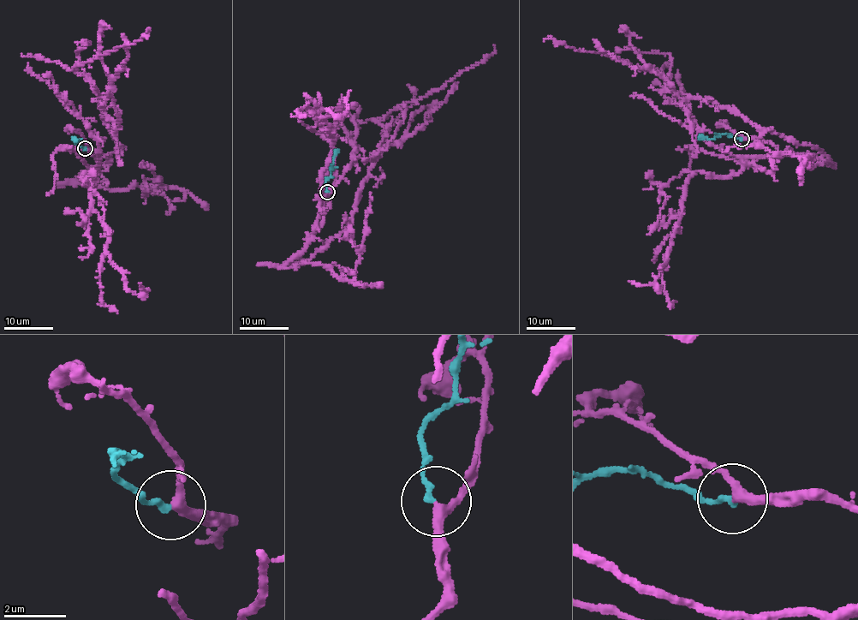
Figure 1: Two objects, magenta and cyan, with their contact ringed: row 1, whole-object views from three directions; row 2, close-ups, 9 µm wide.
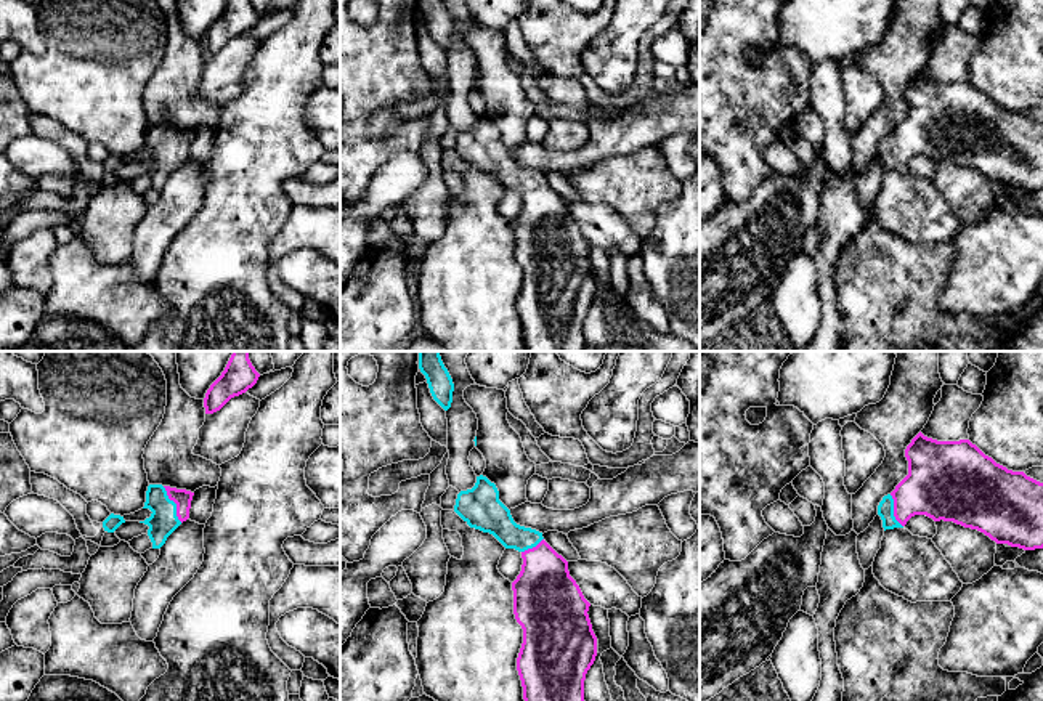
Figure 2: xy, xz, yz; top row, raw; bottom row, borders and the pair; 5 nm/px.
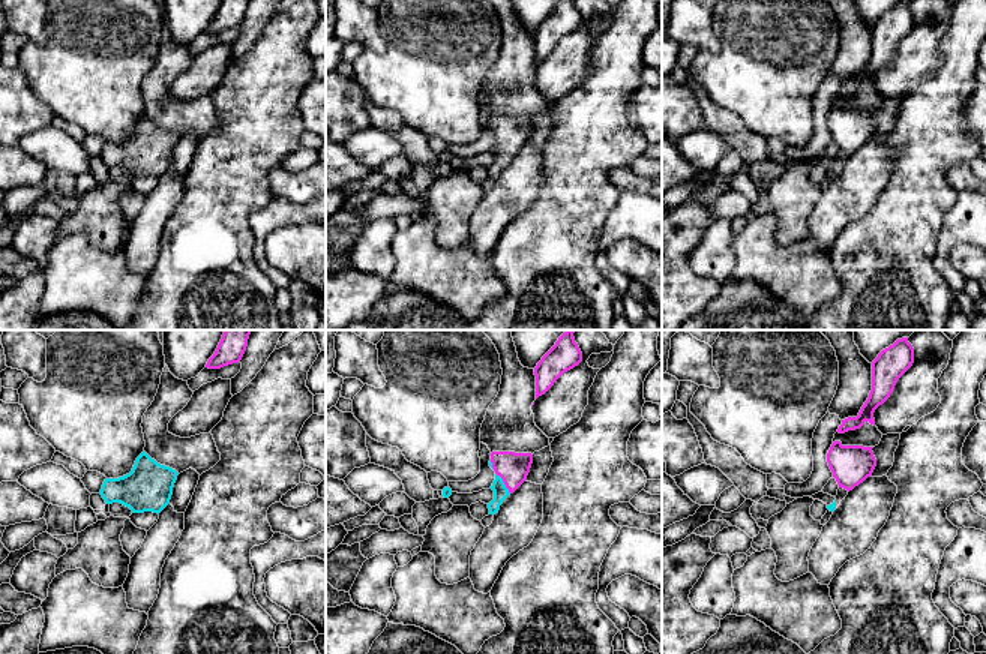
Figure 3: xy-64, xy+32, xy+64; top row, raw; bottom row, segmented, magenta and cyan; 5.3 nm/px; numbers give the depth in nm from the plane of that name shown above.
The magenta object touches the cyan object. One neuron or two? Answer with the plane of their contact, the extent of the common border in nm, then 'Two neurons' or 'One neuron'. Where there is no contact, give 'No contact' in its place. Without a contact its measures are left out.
Touches magenta in xy. Shared border 200 nm. One neuron

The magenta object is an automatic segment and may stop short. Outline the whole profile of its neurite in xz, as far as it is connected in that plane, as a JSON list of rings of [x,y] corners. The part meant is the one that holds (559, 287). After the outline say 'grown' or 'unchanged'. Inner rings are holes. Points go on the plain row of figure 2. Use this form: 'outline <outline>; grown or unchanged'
outline [[[477,117],[472,130],[461,132],[454,152],[470,167],[493,175],[505,189],[522,194],[523,205],[512,223],[513,255],[523,269],[517,311],[526,351],[584,351],[584,321],[597,297],[597,278],[589,260],[590,244],[570,217],[568,202],[542,178],[542,173],[520,167],[499,141],[499,132],[486,117]]]; grown

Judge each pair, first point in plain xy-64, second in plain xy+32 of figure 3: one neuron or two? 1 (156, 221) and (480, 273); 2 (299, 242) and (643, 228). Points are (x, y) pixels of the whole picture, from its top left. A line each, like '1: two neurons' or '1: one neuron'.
1: two neurons
2: two neurons

